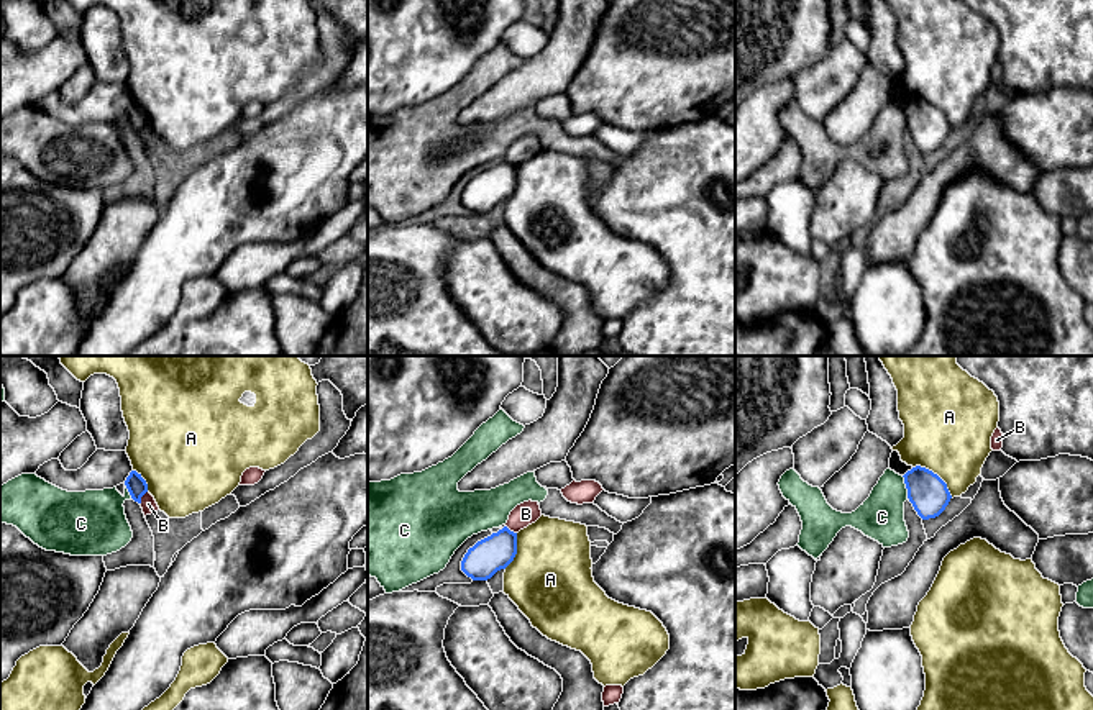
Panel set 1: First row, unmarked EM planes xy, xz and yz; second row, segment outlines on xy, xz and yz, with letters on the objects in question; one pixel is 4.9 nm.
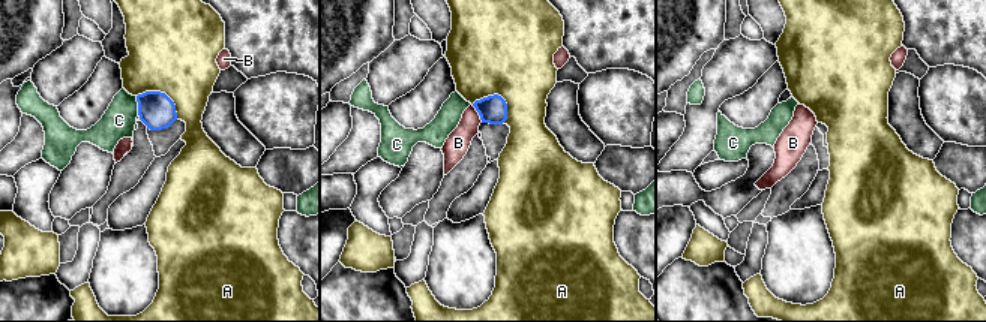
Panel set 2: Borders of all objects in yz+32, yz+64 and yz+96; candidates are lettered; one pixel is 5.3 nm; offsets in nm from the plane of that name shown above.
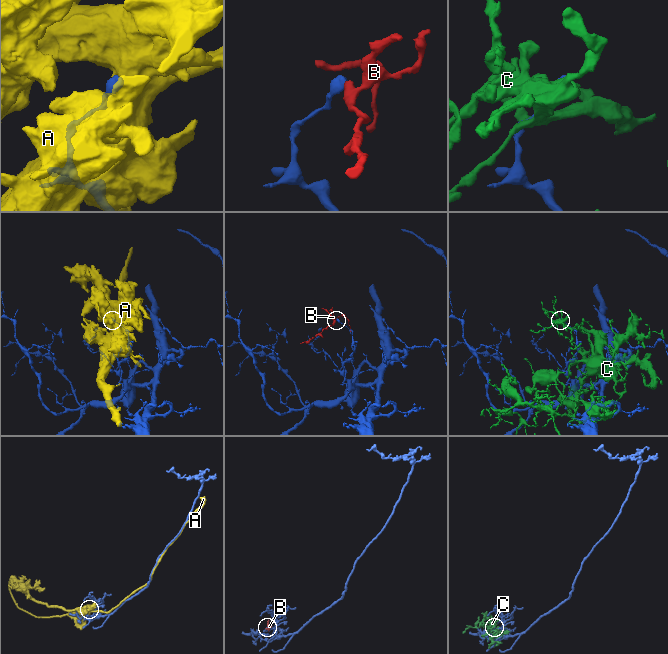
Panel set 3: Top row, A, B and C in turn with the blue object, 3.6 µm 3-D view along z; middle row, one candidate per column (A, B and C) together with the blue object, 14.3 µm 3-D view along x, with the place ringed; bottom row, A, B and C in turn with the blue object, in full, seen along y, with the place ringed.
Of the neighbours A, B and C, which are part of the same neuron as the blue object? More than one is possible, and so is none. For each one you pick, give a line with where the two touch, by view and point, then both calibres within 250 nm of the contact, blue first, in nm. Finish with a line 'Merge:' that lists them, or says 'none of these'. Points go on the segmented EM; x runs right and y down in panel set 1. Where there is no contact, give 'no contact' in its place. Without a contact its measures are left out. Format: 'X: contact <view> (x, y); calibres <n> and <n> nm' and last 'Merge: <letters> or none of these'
Merge: none of these

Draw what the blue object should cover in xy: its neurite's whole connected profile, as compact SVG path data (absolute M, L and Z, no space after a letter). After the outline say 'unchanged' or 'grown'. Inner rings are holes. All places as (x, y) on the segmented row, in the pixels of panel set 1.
M131 471L125 480L125 485L131 495L131 498L141 503L141 497L148 492L148 484L136 471Z | unchanged

